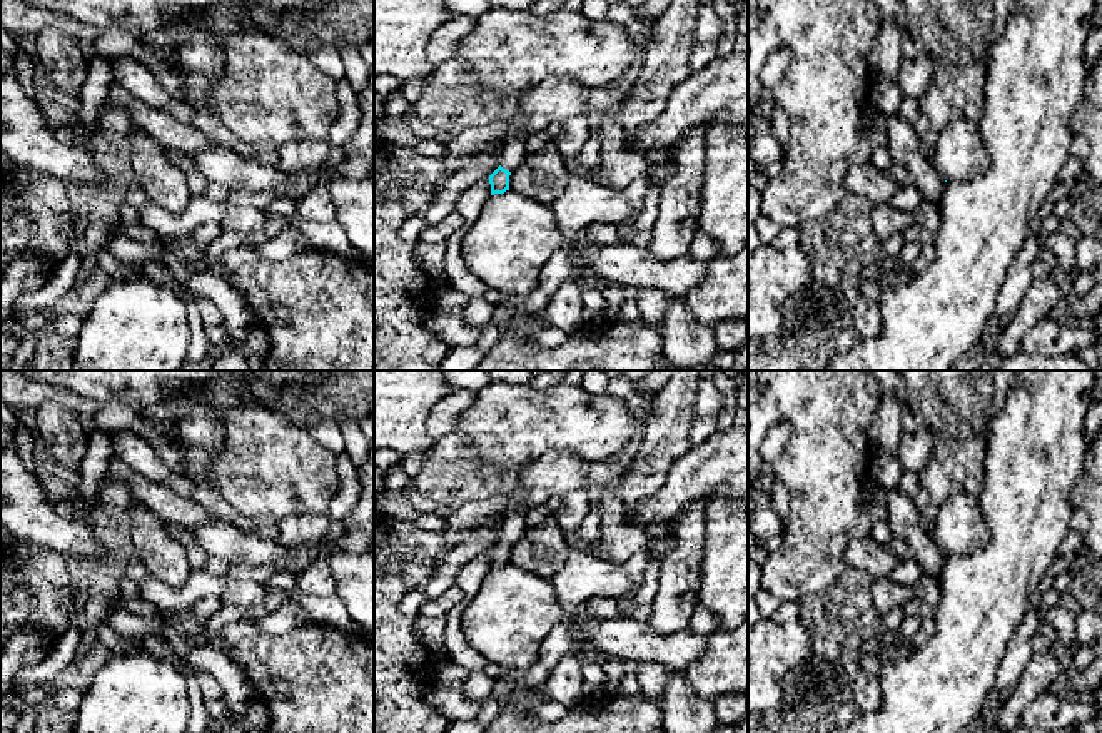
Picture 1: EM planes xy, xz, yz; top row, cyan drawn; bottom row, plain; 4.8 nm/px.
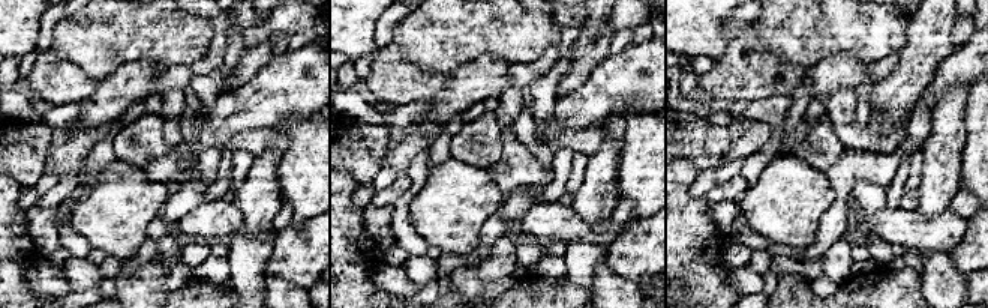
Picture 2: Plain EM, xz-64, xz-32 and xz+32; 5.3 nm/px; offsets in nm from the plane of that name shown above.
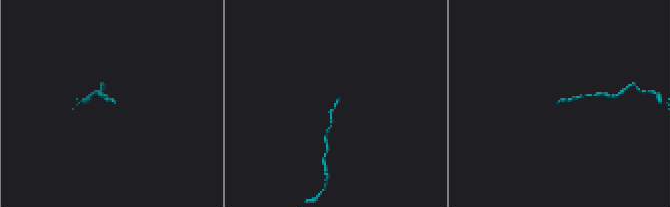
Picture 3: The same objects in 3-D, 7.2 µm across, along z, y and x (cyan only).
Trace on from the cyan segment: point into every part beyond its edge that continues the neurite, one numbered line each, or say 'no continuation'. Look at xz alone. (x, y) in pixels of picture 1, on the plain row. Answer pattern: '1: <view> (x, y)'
1: xz (511, 530)

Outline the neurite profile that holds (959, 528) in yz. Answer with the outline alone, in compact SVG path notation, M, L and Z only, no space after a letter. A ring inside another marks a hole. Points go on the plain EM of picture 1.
M953 493L940 504L933 519L933 538L947 554L968 554L980 549L990 536L990 529L978 506L978 498Z

